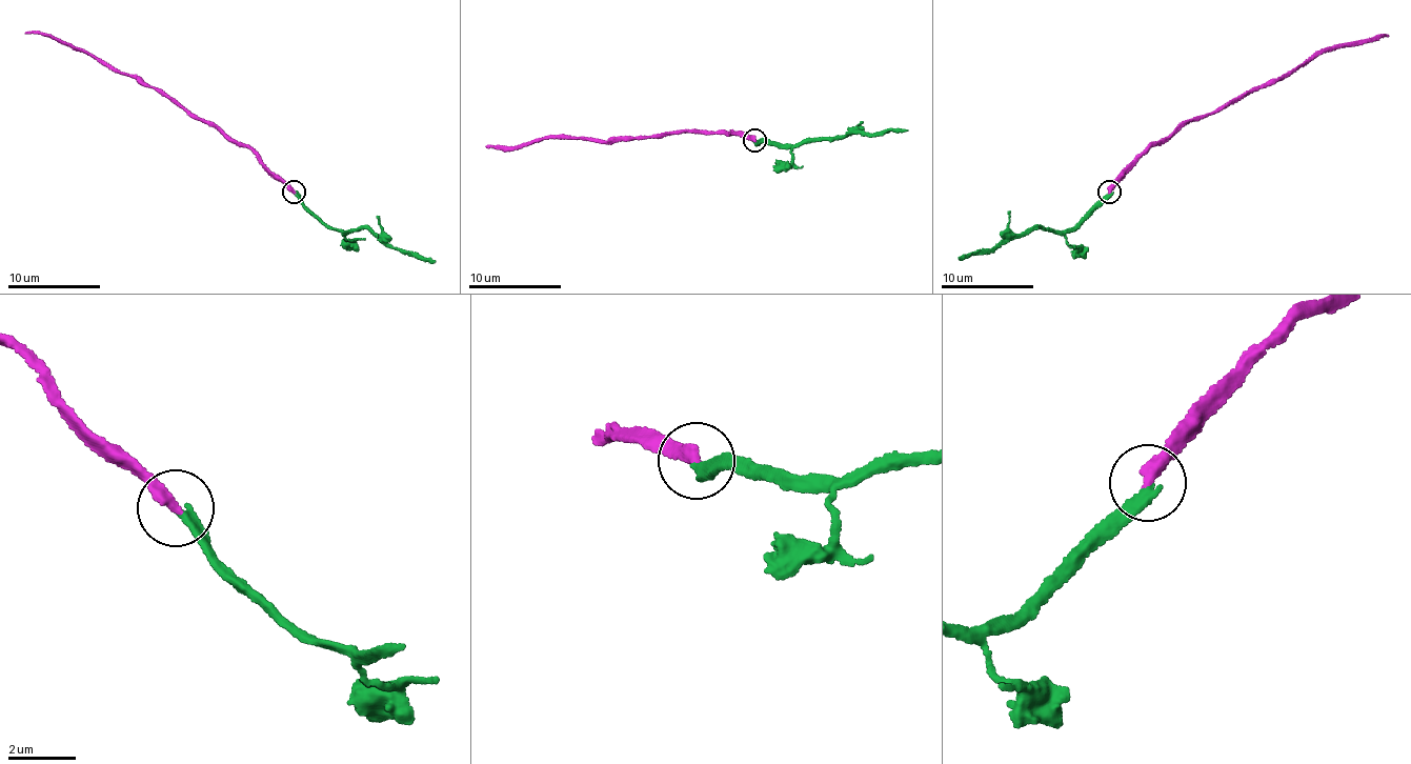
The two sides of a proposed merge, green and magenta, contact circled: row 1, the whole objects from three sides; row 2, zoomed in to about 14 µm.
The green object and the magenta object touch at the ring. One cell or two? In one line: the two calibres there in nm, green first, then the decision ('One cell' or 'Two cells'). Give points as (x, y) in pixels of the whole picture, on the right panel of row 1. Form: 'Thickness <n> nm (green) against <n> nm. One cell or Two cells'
Thickness 300 nm (green) against 380 nm. Two cells

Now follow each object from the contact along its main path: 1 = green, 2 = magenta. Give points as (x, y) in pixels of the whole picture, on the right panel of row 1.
1: (1108, 193), (1074, 227), (1060, 233), (1039, 227), (1005, 243), (958, 259)
2: (1108, 190), (1127, 173), (1134, 159), (1169, 139), (1186, 124), (1336, 46), (1389, 36)

